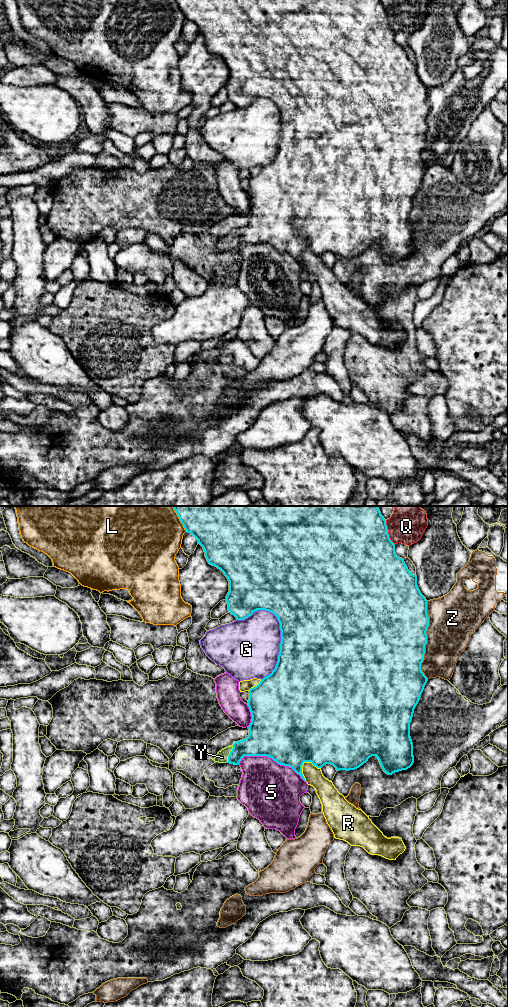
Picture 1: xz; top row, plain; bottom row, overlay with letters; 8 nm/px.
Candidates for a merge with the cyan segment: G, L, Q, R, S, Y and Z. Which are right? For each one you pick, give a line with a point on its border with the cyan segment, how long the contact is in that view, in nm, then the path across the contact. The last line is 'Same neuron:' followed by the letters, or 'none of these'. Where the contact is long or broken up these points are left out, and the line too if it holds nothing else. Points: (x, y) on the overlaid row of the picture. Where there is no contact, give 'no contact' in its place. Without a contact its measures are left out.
Y: contact xz (229, 754); length 140 nm; way xz (258, 743), (229, 754), (222, 757)
Same neuron: Y

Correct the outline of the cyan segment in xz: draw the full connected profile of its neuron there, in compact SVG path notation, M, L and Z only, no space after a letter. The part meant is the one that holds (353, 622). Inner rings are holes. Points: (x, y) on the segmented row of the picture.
M173 506L173 508L186 532L191 533L198 540L198 544L203 547L208 563L220 569L227 577L229 581L229 592L225 600L228 604L229 613L234 615L237 620L244 620L257 610L265 610L273 613L280 623L281 643L276 667L270 675L261 679L257 686L249 690L249 700L247 705L252 716L251 723L248 727L249 735L247 738L235 742L232 746L228 746L219 751L213 760L219 763L228 762L230 764L239 765L244 756L268 756L280 765L291 767L304 781L305 778L302 774L302 765L304 762L311 762L317 768L322 768L326 764L331 764L337 771L349 771L359 768L366 763L370 757L376 756L383 771L388 775L410 768L414 763L413 743L410 737L410 723L412 721L414 709L418 704L424 687L428 681L427 677L421 670L421 663L424 660L425 654L425 645L427 644L426 631L429 626L427 600L421 594L417 586L417 576L412 574L408 570L404 560L396 555L395 544L389 538L386 520L381 515L378 506Z

